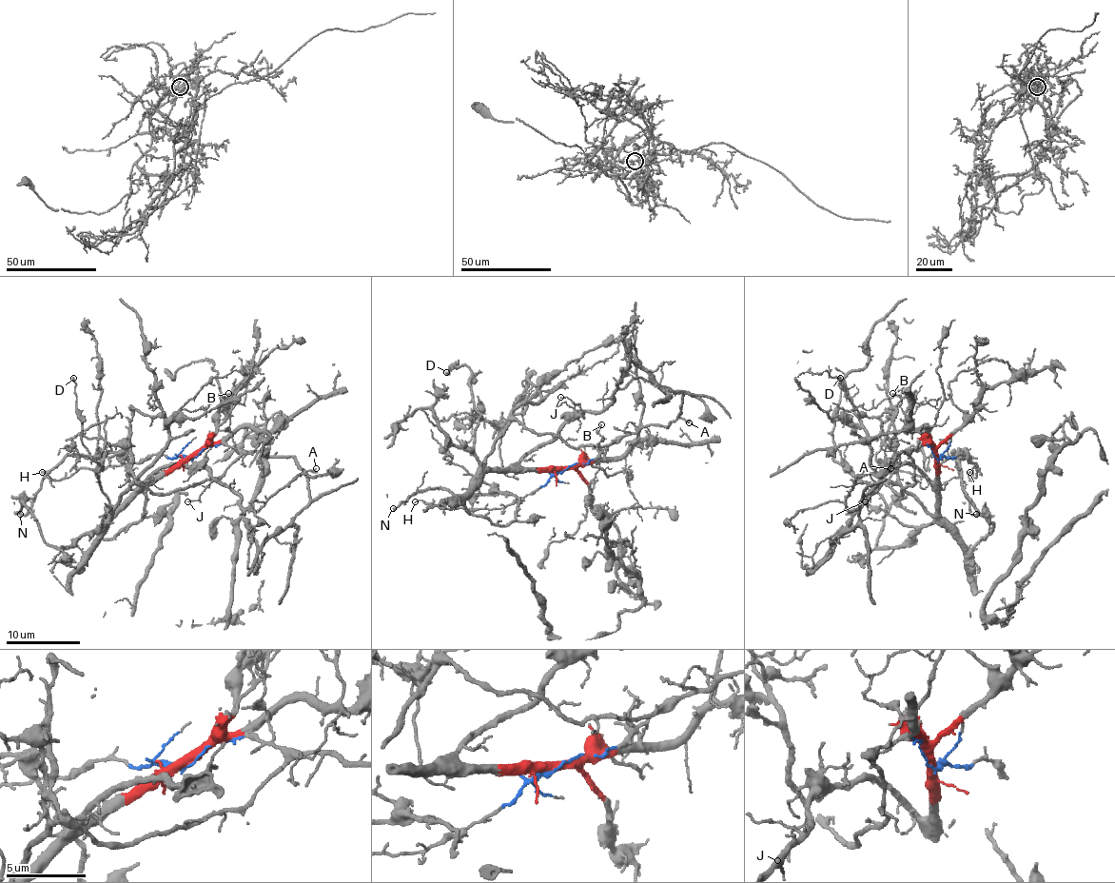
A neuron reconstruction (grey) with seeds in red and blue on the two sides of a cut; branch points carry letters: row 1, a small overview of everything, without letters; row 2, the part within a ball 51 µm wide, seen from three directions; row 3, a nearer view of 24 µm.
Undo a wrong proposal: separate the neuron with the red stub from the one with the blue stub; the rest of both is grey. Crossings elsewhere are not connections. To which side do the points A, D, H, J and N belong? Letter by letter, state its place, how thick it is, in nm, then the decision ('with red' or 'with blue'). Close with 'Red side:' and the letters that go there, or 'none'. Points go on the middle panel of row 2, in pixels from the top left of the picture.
A: place (689, 422); calibre 240 nm; with blue
D: place (446, 372); calibre 130 nm; with red
H: place (415, 501); calibre 150 nm; with blue
J: place (560, 397); calibre 100 nm; with red
N: place (393, 508); calibre 240 nm; with red
Red side: D, J, N

